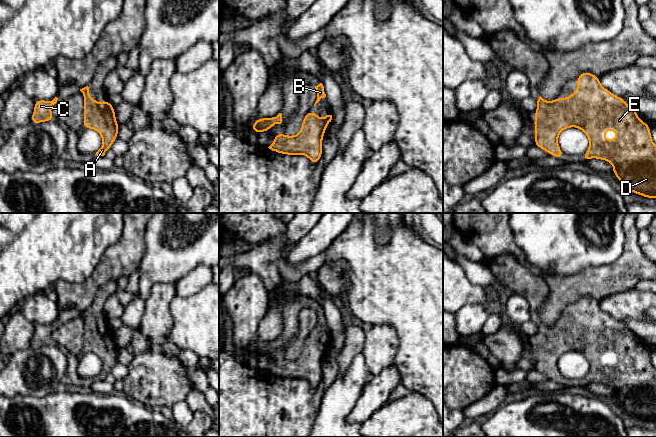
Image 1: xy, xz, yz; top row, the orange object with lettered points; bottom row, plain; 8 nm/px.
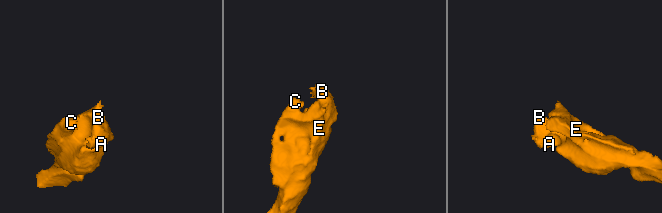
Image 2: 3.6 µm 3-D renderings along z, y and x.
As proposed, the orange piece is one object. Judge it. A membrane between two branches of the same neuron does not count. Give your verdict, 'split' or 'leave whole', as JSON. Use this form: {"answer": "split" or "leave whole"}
{"answer": "leave whole"}

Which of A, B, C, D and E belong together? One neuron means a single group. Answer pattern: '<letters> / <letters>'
A B C D E

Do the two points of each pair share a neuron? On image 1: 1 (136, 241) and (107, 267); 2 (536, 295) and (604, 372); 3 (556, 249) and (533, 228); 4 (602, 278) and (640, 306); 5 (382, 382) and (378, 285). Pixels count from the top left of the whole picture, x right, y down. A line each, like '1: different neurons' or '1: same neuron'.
1: same neuron
2: same neuron
3: same neuron
4: different neurons
5: different neurons

